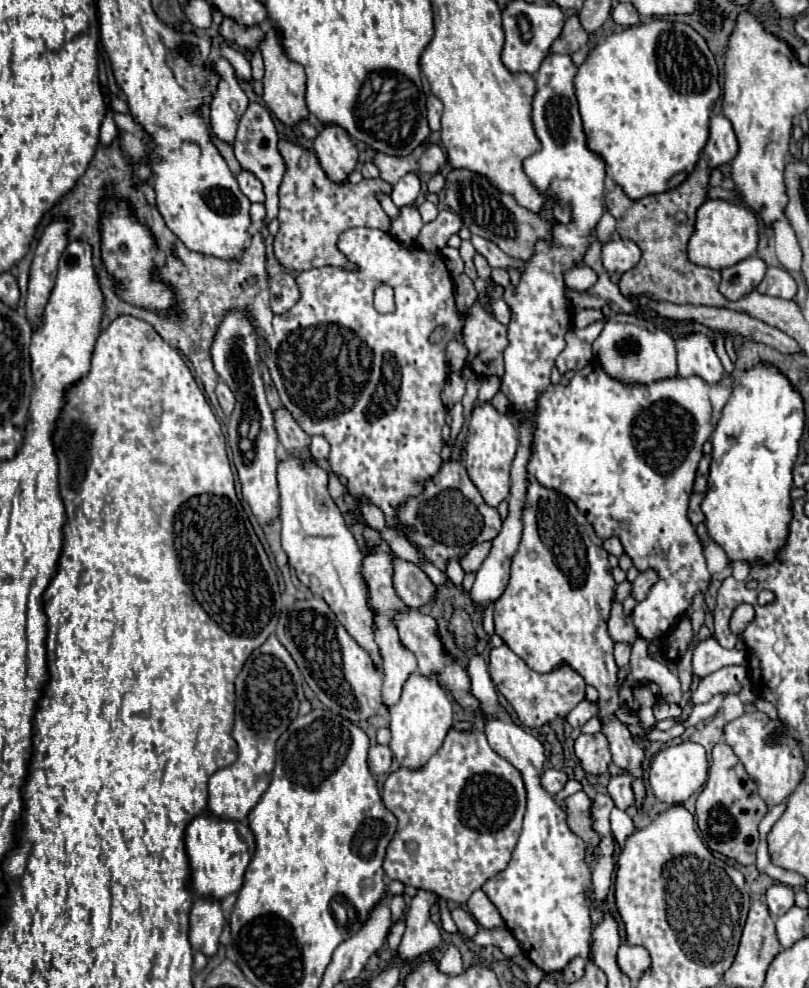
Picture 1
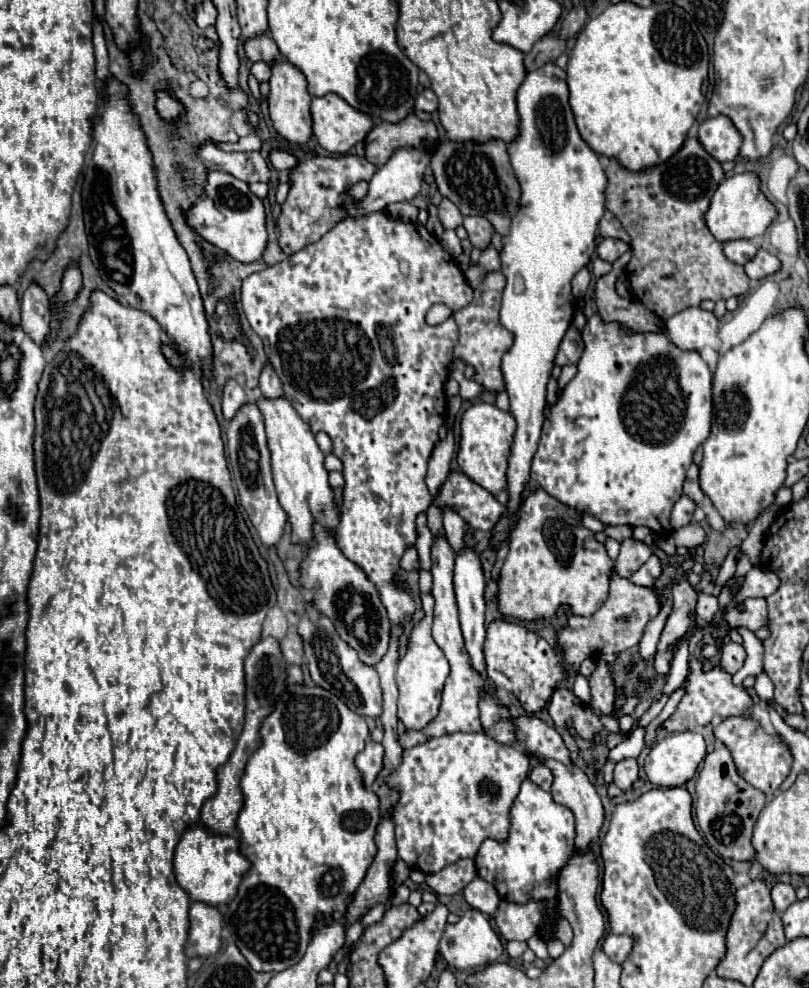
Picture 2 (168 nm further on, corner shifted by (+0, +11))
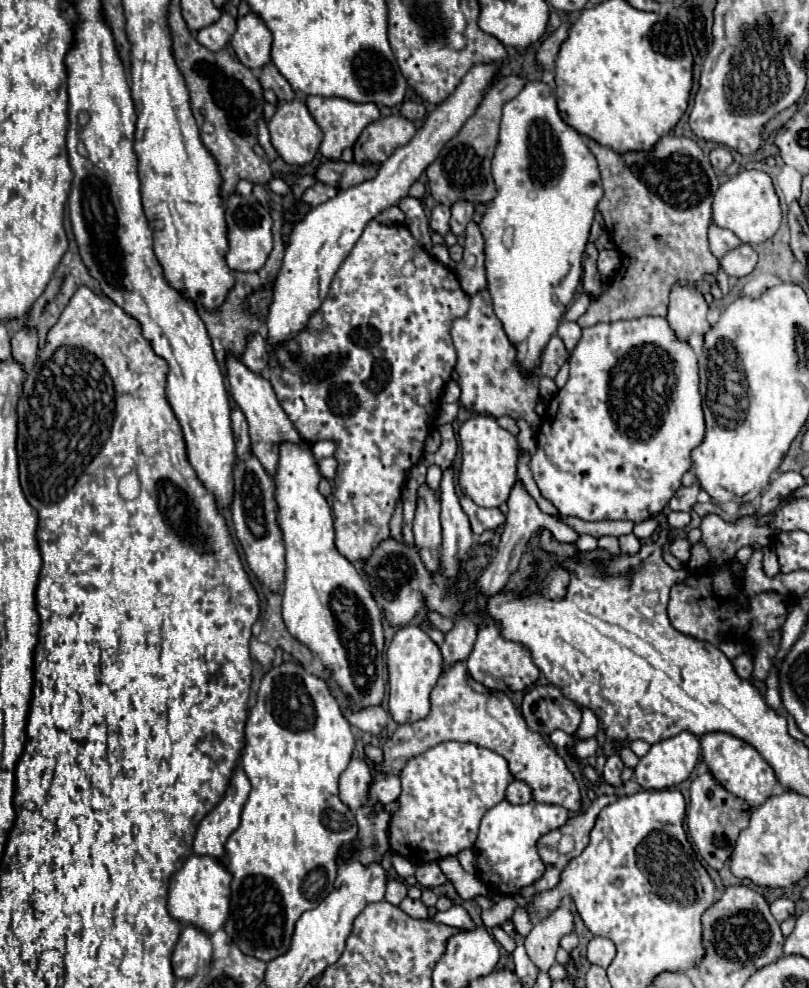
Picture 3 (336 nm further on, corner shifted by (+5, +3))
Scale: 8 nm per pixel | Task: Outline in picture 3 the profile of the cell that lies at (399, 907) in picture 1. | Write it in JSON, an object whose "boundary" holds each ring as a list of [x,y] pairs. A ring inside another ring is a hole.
{"boundary":[[[392,879],[392,881],[388,881],[388,889],[386,889],[386,897],[384,899],[388,903],[392,903],[392,905],[400,905],[400,901],[406,897],[406,893],[408,893],[406,883],[400,881],[400,879]]]}

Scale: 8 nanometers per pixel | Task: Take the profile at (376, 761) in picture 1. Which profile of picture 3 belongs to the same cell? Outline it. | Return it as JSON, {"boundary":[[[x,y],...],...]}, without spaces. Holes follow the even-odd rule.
{"boundary":[[[352,759],[340,775],[340,801],[354,813],[366,797],[368,783],[372,781],[370,767],[362,759]]]}

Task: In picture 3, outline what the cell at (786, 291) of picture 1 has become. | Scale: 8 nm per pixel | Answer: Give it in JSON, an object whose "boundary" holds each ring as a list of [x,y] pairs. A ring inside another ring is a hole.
{"boundary":[[[740,243],[738,247],[730,249],[730,251],[720,259],[720,265],[722,265],[722,269],[724,269],[728,275],[744,277],[744,275],[748,275],[748,273],[754,271],[756,261],[758,261],[758,255],[756,255],[754,247],[748,245],[748,243]]]}

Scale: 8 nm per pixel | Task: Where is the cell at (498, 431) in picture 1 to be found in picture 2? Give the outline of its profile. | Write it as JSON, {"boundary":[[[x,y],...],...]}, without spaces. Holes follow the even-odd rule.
{"boundary":[[[485,401],[473,403],[463,413],[457,463],[465,475],[469,475],[477,485],[487,489],[491,495],[497,495],[501,489],[507,487],[505,471],[507,471],[507,459],[509,459],[515,427],[517,427],[517,423],[511,413],[501,411],[499,407],[485,403]]]}

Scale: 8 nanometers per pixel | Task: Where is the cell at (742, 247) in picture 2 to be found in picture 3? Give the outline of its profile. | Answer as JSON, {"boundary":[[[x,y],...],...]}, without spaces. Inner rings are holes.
{"boundary":[[[710,223],[708,241],[710,241],[712,253],[718,259],[720,259],[720,255],[724,255],[724,251],[728,251],[728,247],[736,247],[736,243],[740,243],[740,239],[732,231],[728,231],[724,227],[718,227],[716,223]]]}

